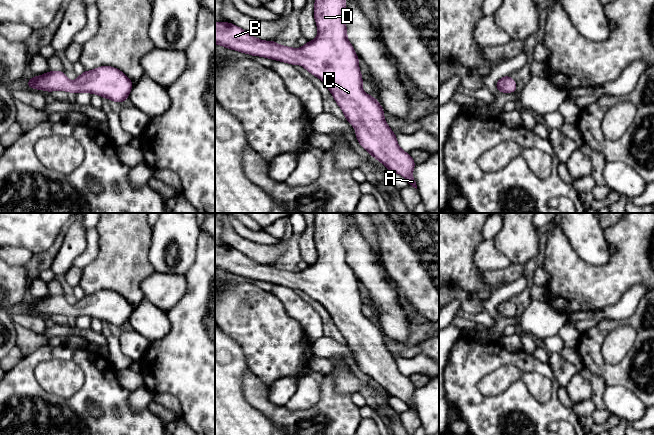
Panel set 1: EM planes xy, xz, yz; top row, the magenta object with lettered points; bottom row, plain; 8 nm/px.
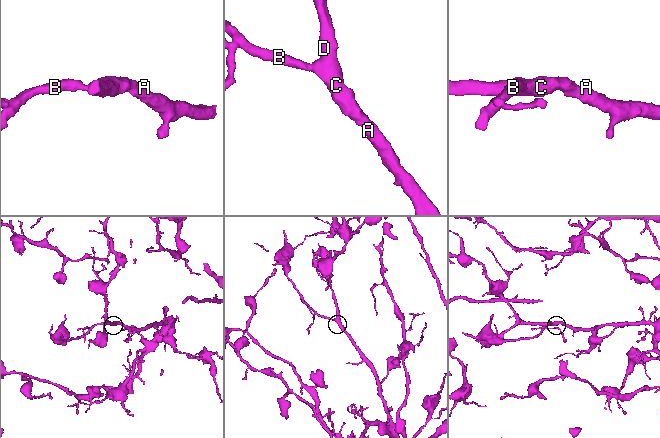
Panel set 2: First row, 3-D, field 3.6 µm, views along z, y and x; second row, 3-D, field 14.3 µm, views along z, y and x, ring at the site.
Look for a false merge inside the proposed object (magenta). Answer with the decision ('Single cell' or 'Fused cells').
Single cell

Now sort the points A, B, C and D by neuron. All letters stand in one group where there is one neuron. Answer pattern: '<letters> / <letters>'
A B C D

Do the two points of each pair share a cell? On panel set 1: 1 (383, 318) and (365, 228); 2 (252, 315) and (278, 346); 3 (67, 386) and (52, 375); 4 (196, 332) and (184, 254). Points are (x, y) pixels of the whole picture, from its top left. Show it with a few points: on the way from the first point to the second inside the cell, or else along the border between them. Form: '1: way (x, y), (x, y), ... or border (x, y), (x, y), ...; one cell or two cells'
1: border (354, 223), (377, 255), (379, 263); two cells
2: way (259, 323), (270, 338); one cell
3: way (63, 382), (56, 376); one cell
4: border (196, 248), (195, 261), (184, 274); two cells

